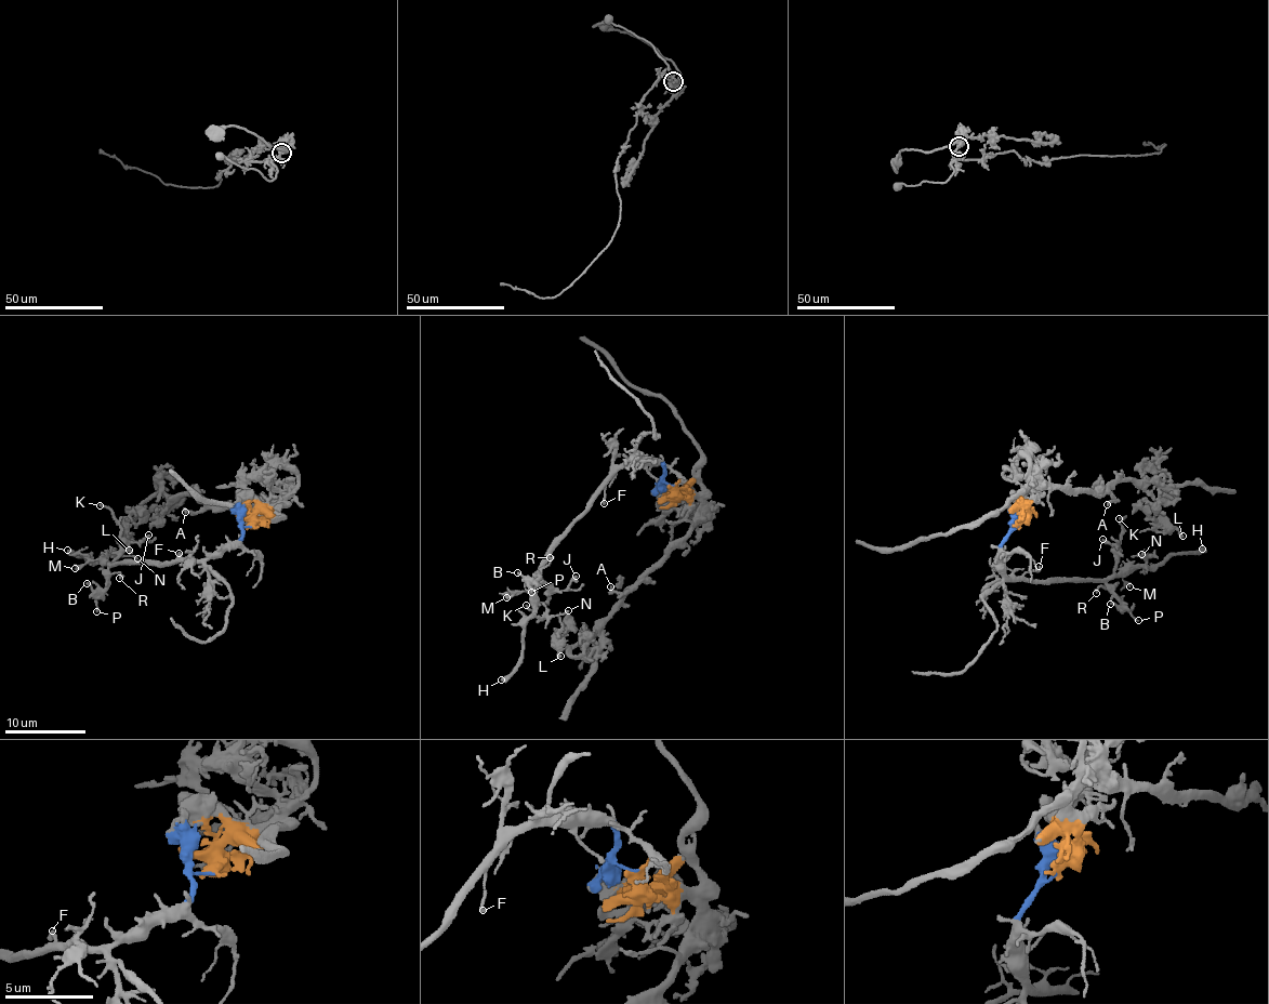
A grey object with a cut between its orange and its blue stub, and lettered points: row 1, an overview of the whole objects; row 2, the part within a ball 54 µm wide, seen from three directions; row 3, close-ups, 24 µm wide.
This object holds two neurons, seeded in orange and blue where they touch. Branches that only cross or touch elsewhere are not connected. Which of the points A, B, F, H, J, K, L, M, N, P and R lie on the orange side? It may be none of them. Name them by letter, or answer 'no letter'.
A, L

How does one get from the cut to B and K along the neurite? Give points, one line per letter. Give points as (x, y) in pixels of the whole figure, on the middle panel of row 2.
B: (671, 486), (663, 477), (660, 464), (639, 461), (622, 466), (550, 554), (536, 581), (517, 571)
K: (671, 486), (660, 464), (639, 461), (622, 466), (554, 547), (540, 573), (549, 598), (536, 607), (525, 605)

